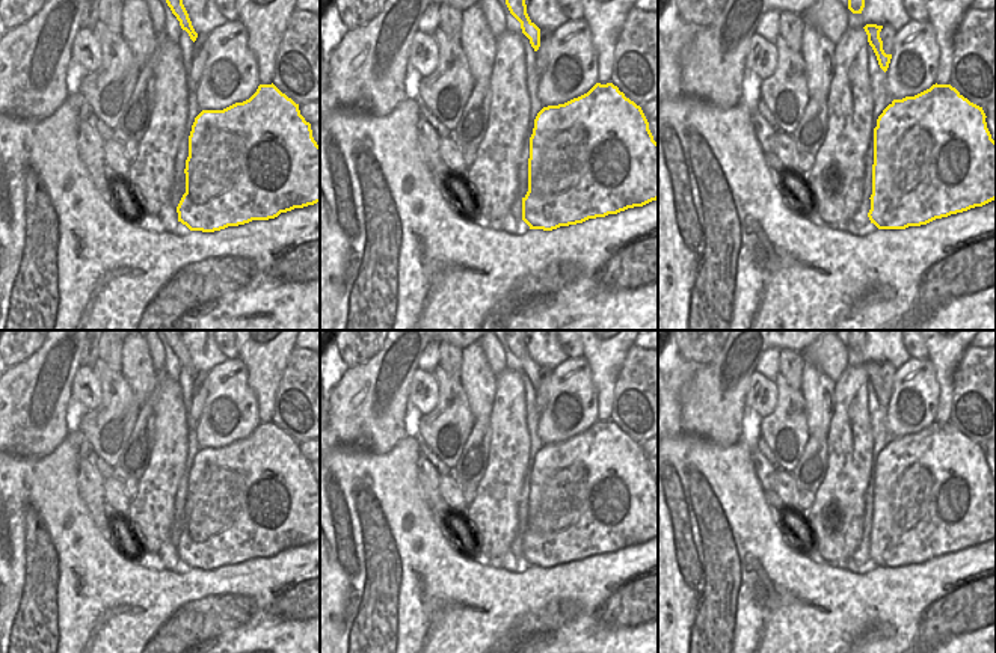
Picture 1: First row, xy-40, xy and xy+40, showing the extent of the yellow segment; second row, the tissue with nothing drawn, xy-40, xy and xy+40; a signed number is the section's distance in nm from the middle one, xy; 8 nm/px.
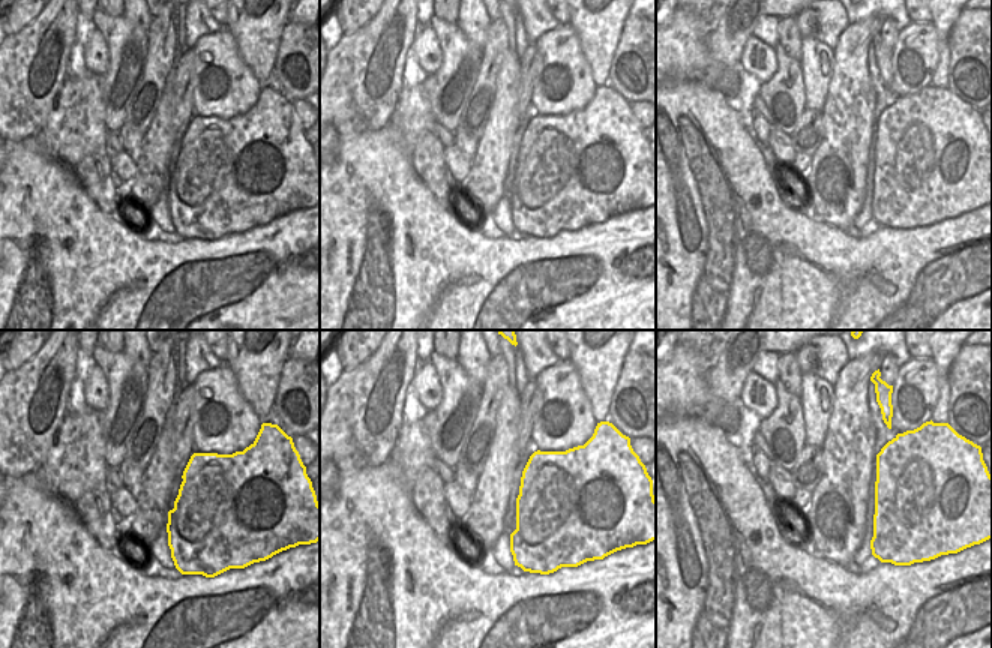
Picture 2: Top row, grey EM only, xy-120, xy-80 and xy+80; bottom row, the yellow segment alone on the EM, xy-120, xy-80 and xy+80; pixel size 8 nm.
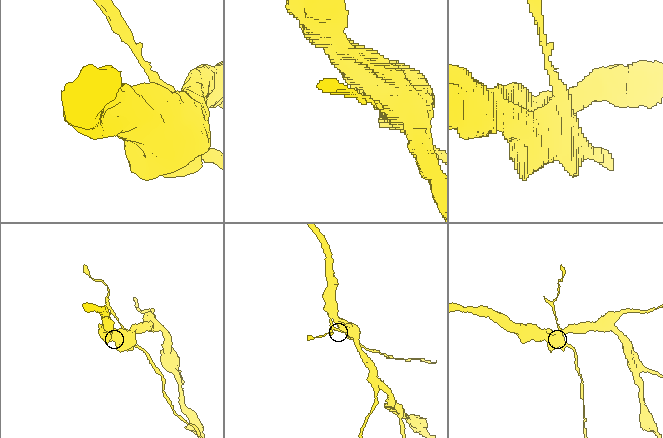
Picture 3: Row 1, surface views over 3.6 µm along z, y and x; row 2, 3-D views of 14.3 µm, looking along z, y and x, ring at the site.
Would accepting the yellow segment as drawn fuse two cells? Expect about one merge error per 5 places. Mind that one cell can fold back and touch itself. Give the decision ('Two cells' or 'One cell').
Two cells

